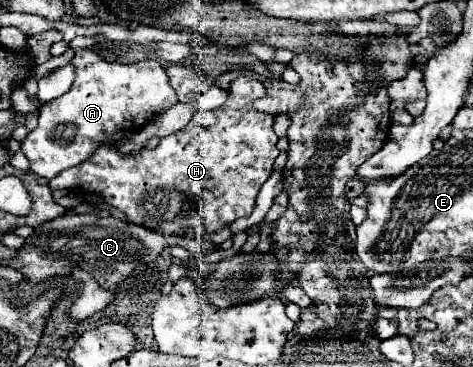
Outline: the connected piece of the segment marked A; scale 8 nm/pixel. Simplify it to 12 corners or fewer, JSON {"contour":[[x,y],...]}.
{"contour":[[75,50],[19,146],[47,180],[177,102],[159,60]]}

